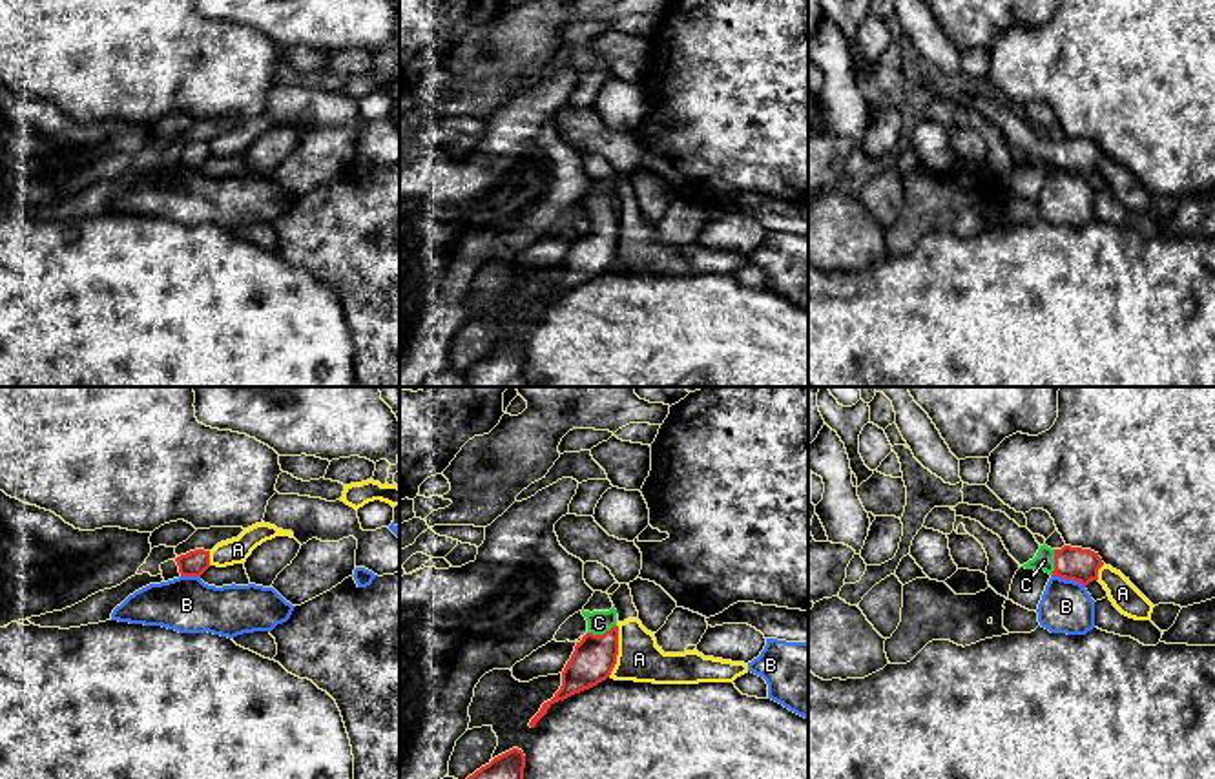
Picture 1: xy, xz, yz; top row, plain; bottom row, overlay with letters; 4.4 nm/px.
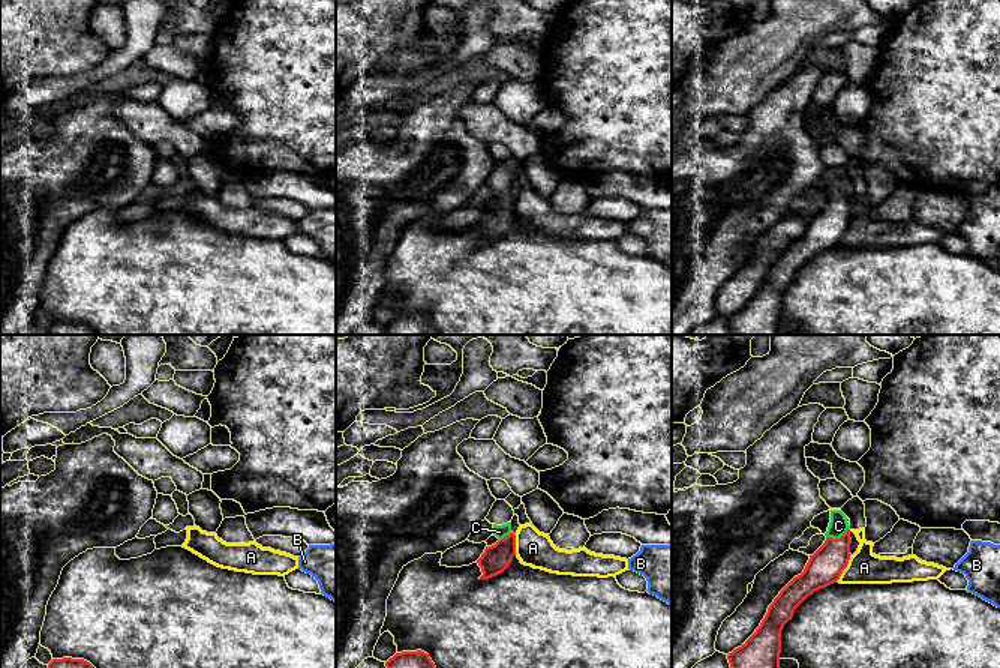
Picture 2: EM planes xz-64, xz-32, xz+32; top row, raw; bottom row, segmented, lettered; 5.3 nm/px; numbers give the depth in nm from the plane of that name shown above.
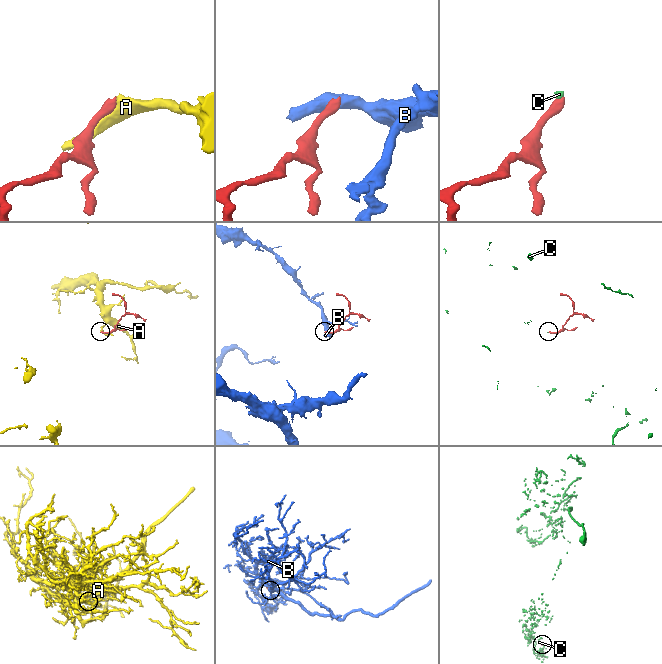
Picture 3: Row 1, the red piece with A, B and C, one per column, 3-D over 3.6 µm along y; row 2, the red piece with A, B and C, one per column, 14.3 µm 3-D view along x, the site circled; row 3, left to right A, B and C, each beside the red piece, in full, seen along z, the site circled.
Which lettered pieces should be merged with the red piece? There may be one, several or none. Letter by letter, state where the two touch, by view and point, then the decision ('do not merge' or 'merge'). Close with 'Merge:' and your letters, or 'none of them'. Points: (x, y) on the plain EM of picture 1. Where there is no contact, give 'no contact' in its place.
A: xz (617, 241) | do not merge
B: yz (1068, 170) | do not merge
C: xz (601, 227) | merge
Merge: C

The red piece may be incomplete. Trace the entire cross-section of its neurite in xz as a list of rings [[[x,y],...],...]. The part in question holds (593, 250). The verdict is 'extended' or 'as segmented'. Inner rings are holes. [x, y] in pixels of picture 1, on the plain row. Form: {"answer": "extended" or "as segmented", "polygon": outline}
{"answer": "extended", "polygon": [[[595,182],[584,197],[582,206],[587,212],[587,224],[576,234],[575,243],[562,263],[560,281],[551,292],[542,296],[540,303],[529,314],[531,319],[536,317],[555,294],[606,272],[617,255],[618,217],[617,201],[609,186]]]}

